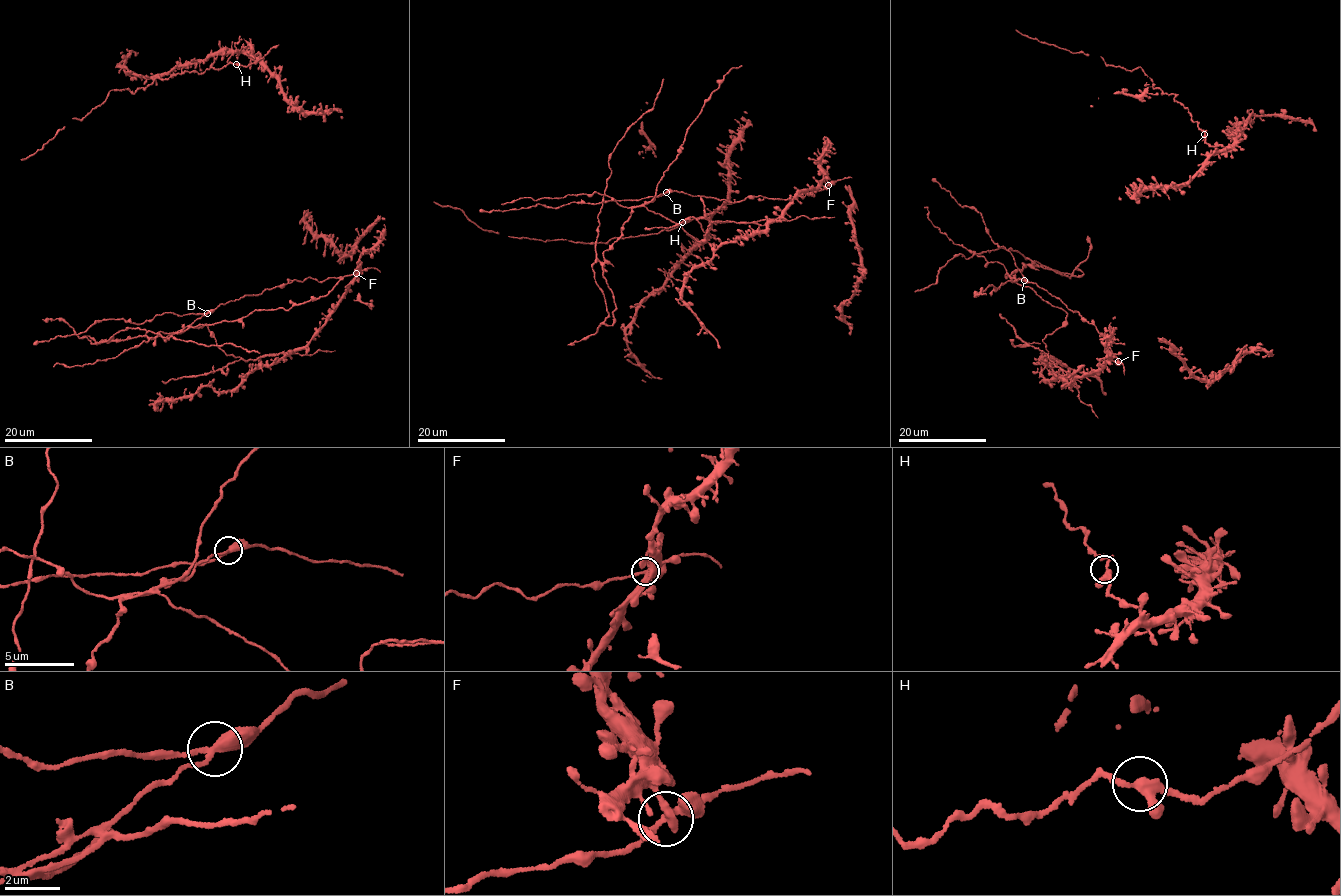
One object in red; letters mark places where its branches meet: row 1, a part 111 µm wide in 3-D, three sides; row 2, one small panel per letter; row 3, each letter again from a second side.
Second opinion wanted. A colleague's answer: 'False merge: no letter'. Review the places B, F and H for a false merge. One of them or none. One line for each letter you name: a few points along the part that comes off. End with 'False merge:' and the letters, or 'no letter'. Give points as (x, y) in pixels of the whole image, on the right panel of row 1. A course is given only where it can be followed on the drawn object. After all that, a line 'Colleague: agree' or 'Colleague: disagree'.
B: (1024, 279), (1005, 276), (1031, 262), (1002, 247), (966, 259), (956, 255), (938, 271), (935, 283), (914, 291)
False merge: B
Colleague: disagree

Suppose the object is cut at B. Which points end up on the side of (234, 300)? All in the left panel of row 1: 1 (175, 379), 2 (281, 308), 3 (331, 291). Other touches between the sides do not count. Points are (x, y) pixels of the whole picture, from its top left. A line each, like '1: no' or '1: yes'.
1: no
2: no
3: no

